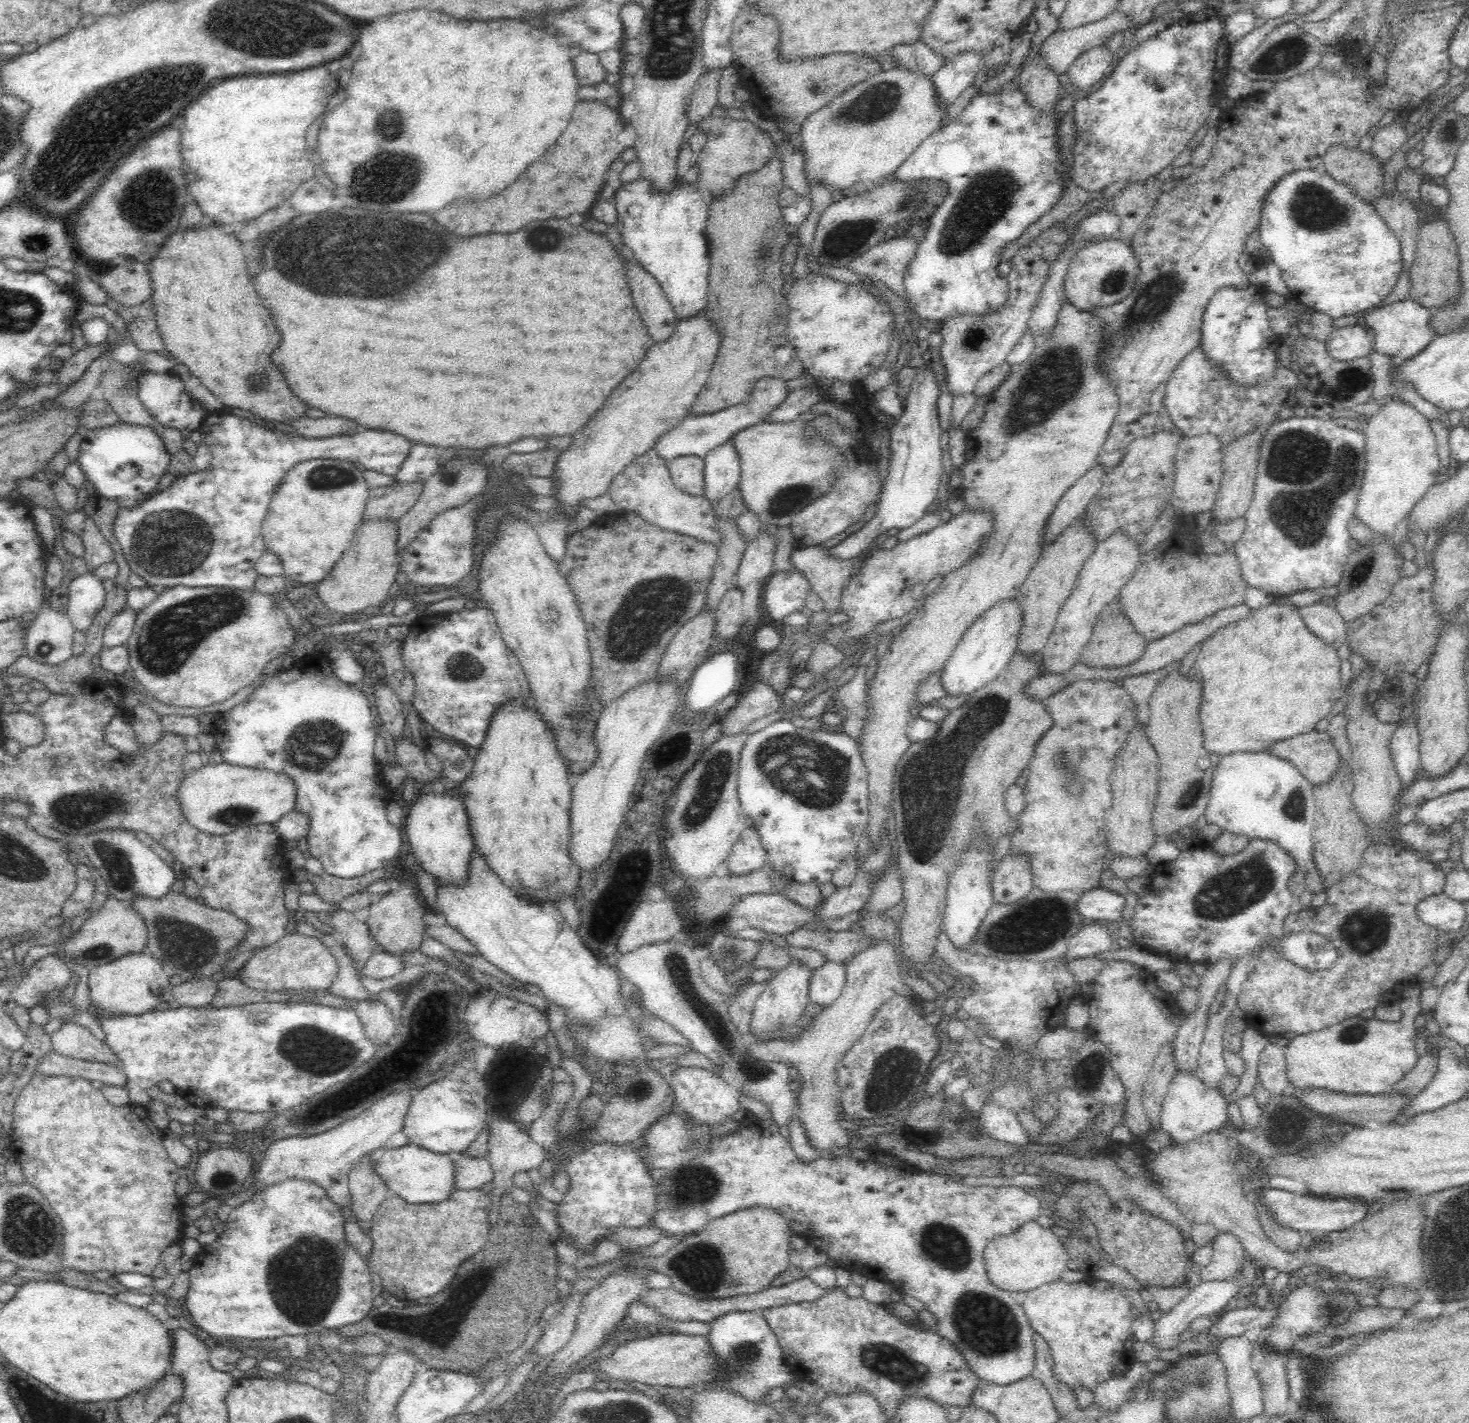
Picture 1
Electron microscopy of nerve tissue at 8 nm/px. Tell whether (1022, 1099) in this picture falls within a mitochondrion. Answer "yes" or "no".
no

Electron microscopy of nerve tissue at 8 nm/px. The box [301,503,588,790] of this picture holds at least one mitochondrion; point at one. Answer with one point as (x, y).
(460, 666)

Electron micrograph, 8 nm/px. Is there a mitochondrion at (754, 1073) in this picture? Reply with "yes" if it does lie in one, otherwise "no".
yes

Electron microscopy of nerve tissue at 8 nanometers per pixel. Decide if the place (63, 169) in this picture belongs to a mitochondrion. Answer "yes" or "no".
yes

